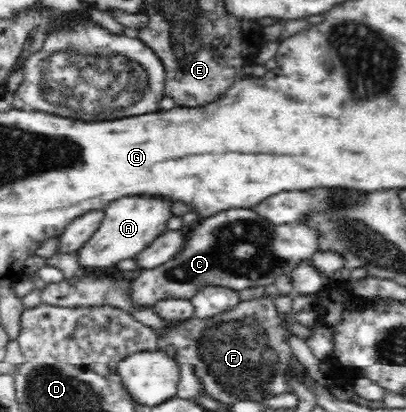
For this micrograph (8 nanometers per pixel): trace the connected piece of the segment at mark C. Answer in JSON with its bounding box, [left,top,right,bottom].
[126,208,321,308]

